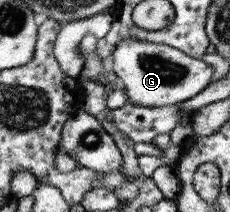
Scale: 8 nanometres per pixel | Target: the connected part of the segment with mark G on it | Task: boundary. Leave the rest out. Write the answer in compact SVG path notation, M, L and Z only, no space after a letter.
M132 37L117 40L107 61L120 88L125 90L127 102L142 108L179 105L198 94L212 78L212 66L192 58L168 45L147 43Z

